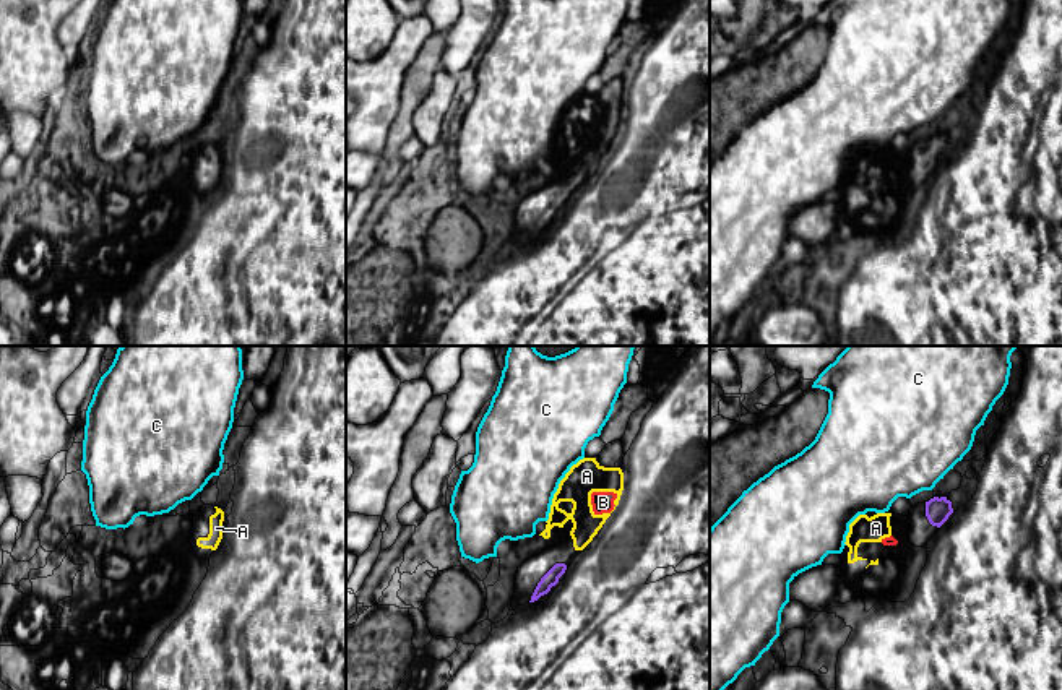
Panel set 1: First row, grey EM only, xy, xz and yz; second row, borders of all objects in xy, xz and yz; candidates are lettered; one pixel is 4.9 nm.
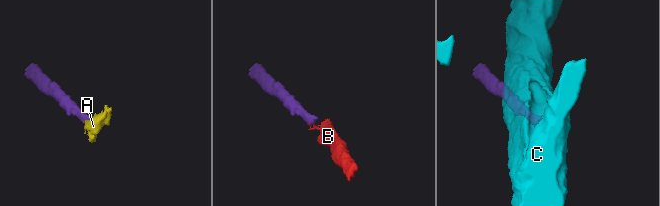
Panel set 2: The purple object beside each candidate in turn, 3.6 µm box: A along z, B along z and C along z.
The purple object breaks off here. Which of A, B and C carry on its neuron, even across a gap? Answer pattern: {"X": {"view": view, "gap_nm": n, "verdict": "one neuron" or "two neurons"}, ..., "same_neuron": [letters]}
{"A": {"view": "xz", "gap_nm": 90, "verdict": "two neurons"}, "B": {"view": "yz", "gap_nm": 190, "verdict": "one neuron"}, "C": {"view": "yz", "gap_nm": 40, "verdict": "two neurons"}, "same_neuron": ["B"]}

